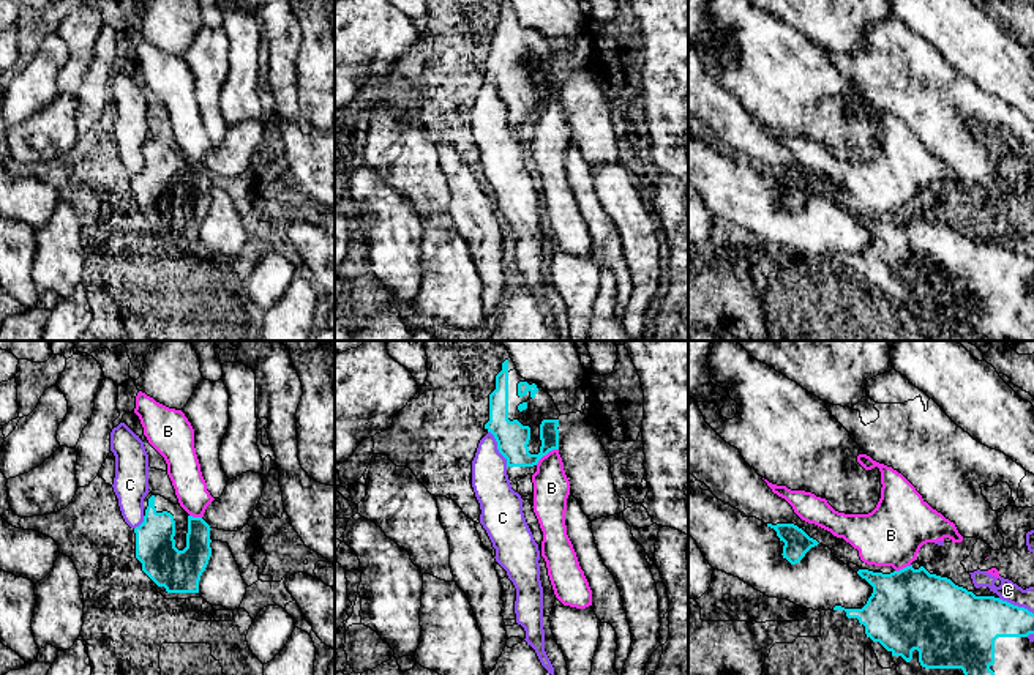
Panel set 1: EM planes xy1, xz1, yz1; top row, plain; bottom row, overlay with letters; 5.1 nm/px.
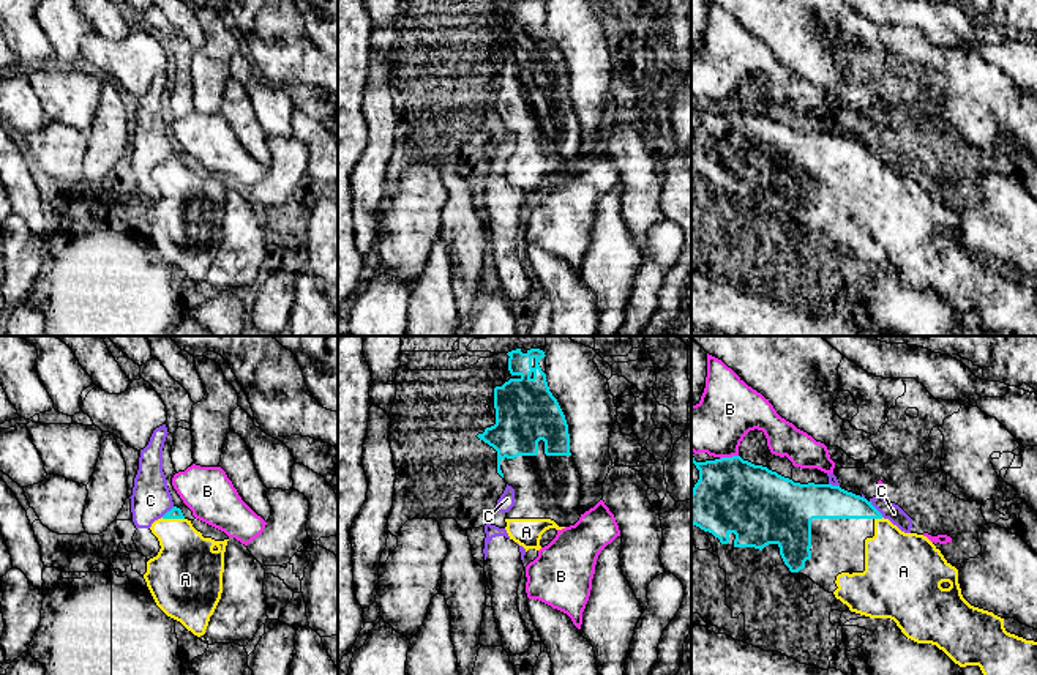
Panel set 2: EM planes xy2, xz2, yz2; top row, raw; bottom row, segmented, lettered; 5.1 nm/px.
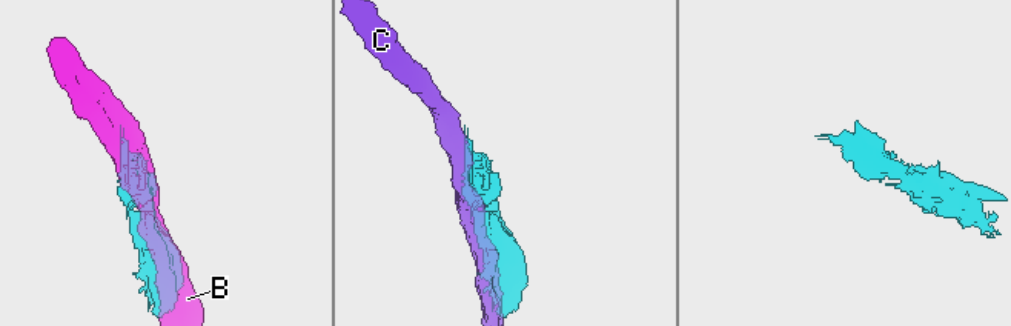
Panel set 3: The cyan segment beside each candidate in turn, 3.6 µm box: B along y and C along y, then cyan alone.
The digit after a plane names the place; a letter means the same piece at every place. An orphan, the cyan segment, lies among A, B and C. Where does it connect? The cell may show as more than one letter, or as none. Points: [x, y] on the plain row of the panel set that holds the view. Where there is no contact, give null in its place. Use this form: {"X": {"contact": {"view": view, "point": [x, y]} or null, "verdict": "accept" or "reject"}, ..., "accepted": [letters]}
{"A": {"contact": {"view": "xy2", "point": [172, 164]}, "verdict": "accept"}, "B": {"contact": {"view": "xz1", "point": [546, 100]}, "verdict": "reject"}, "C": {"contact": {"view": "xz1", "point": [498, 95]}, "verdict": "reject"}, "accepted": ["A"]}

